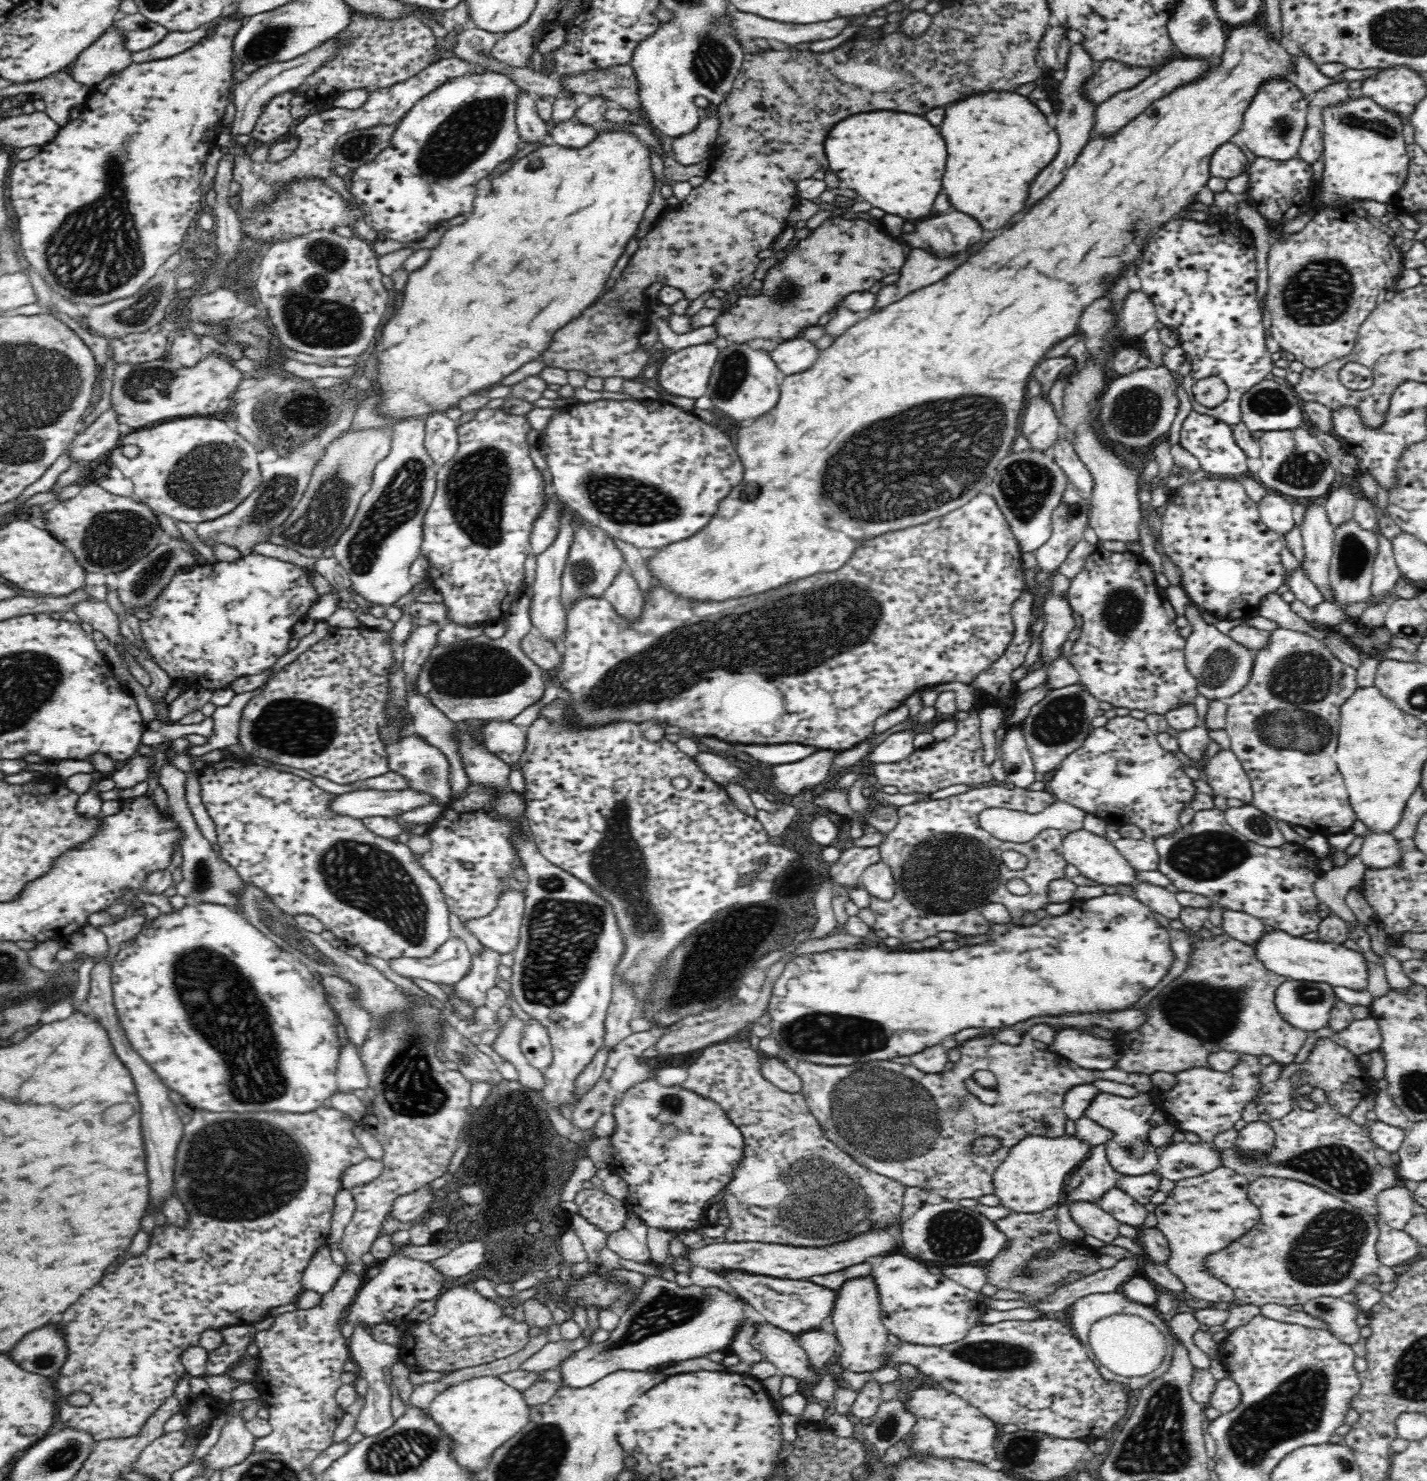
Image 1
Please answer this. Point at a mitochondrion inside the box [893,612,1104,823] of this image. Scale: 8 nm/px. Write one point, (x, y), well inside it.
(1060, 722)

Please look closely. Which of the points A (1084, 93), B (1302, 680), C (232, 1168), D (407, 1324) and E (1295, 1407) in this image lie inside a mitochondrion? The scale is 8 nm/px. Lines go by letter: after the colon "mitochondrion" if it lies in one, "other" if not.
A: other
B: mitochondrion
C: mitochondrion
D: other
E: mitochondrion

